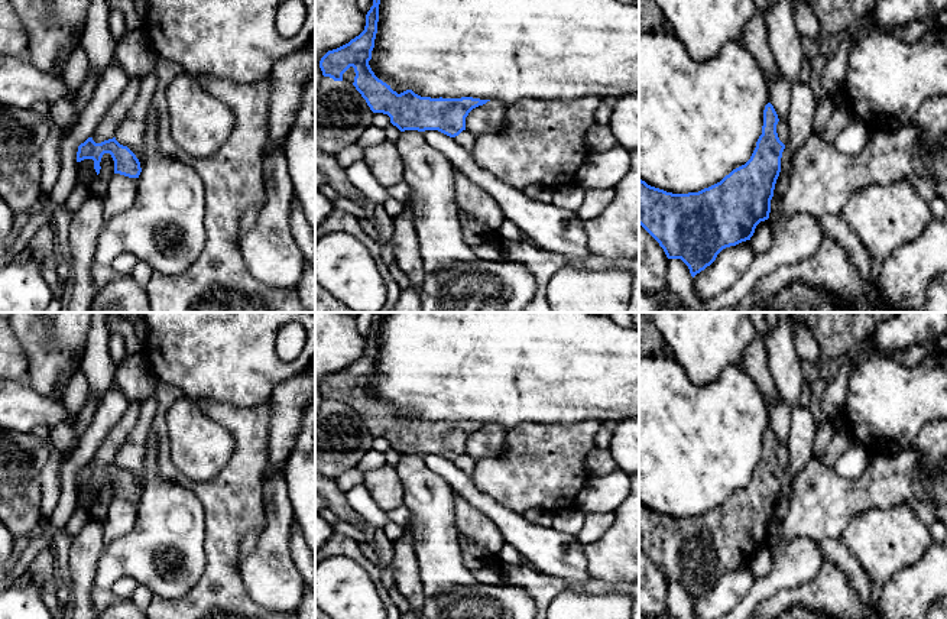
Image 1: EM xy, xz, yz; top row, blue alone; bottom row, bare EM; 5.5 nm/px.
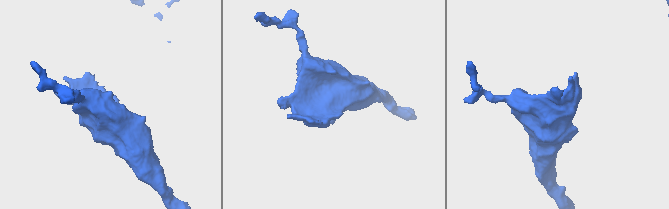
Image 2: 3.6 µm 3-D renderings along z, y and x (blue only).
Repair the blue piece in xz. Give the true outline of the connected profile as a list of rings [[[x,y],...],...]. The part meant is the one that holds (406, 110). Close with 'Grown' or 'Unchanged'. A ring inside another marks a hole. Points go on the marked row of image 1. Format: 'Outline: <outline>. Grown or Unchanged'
Outline: [[[380,0],[366,14],[364,30],[348,43],[328,51],[320,61],[324,77],[334,81],[346,81],[366,100],[373,113],[383,113],[400,132],[405,130],[438,130],[450,137],[466,130],[468,113],[490,100],[473,97],[431,98],[421,97],[412,90],[400,94],[379,80],[372,71],[369,61],[374,48],[377,33]]]. Grown

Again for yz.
Outline: [[[768,103],[763,110],[762,135],[750,159],[720,182],[698,192],[672,194],[639,178],[639,224],[659,243],[668,259],[681,259],[693,278],[710,266],[723,249],[750,240],[756,226],[769,218],[785,149],[776,133],[778,121],[774,106]]]. Unchanged

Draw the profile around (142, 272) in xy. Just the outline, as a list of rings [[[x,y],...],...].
[[[139,260],[139,263],[132,270],[130,278],[139,286],[145,288],[147,285],[149,279],[152,278],[153,272],[155,270],[147,263]]]

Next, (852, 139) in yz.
[[[856,116],[837,135],[833,145],[846,155],[857,155],[863,150],[869,140],[870,130]]]

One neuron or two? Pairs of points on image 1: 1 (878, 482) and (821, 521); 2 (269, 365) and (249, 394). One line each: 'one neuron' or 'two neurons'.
1: one neuron
2: one neuron

